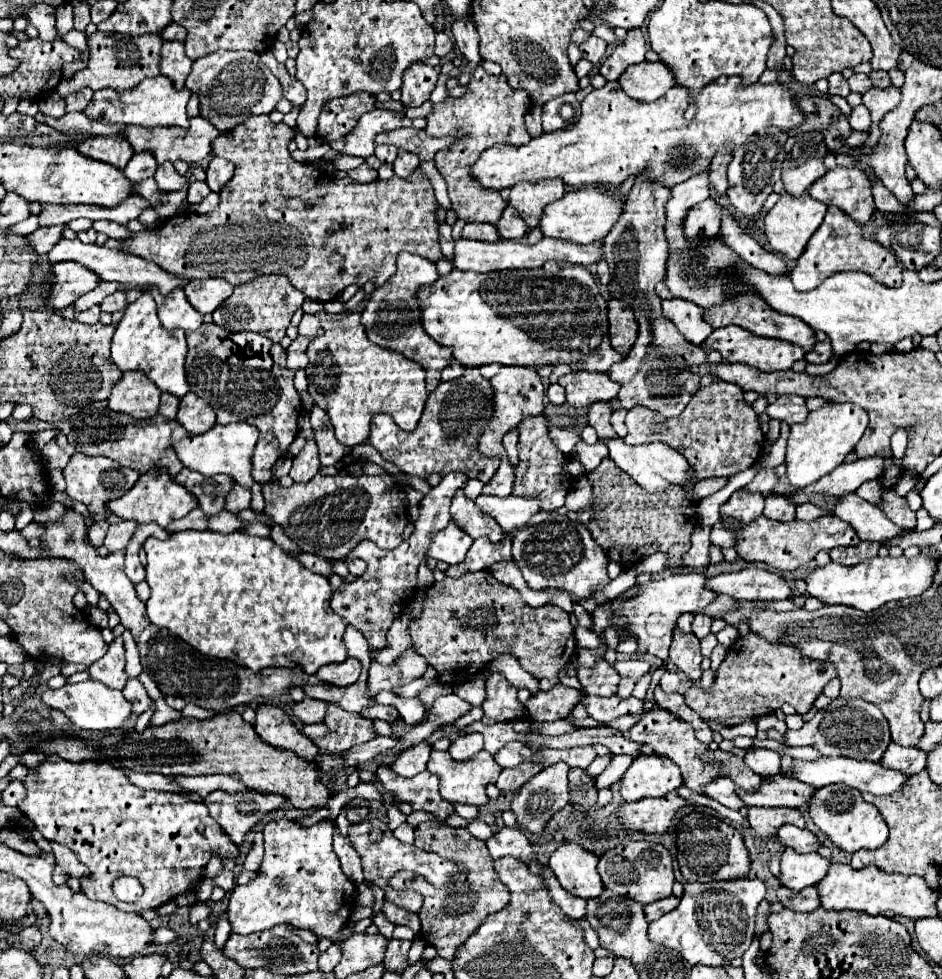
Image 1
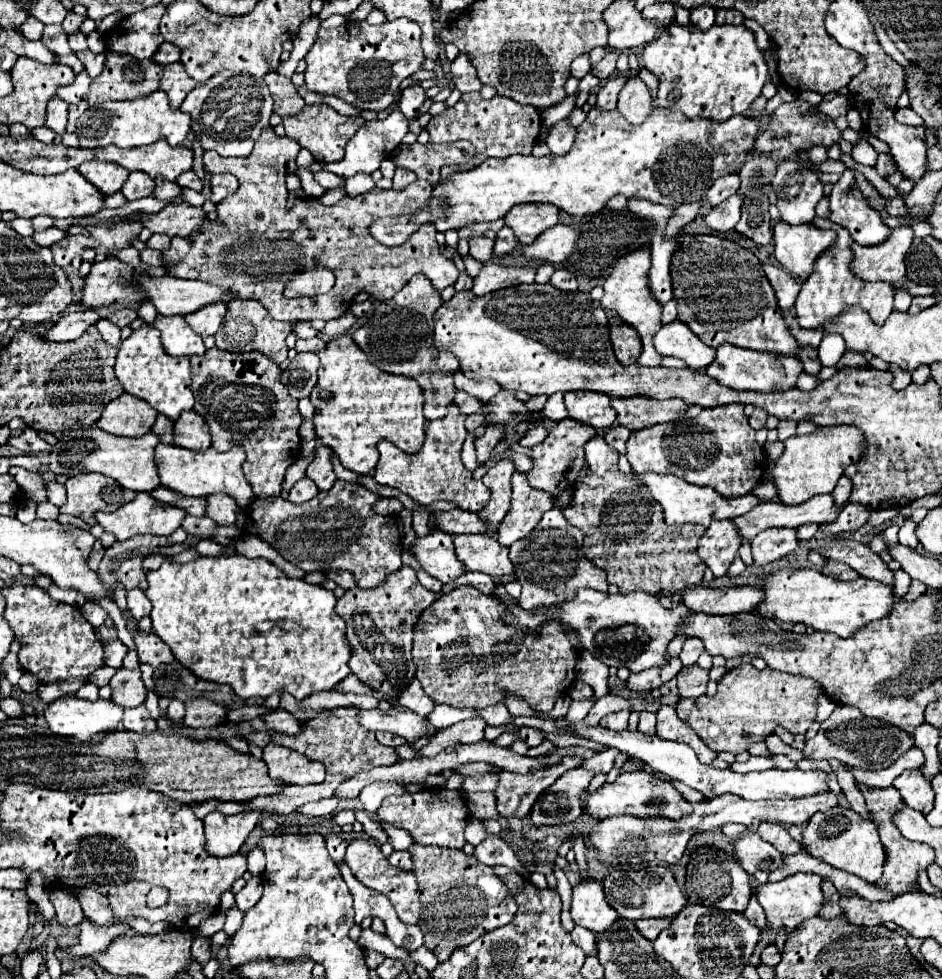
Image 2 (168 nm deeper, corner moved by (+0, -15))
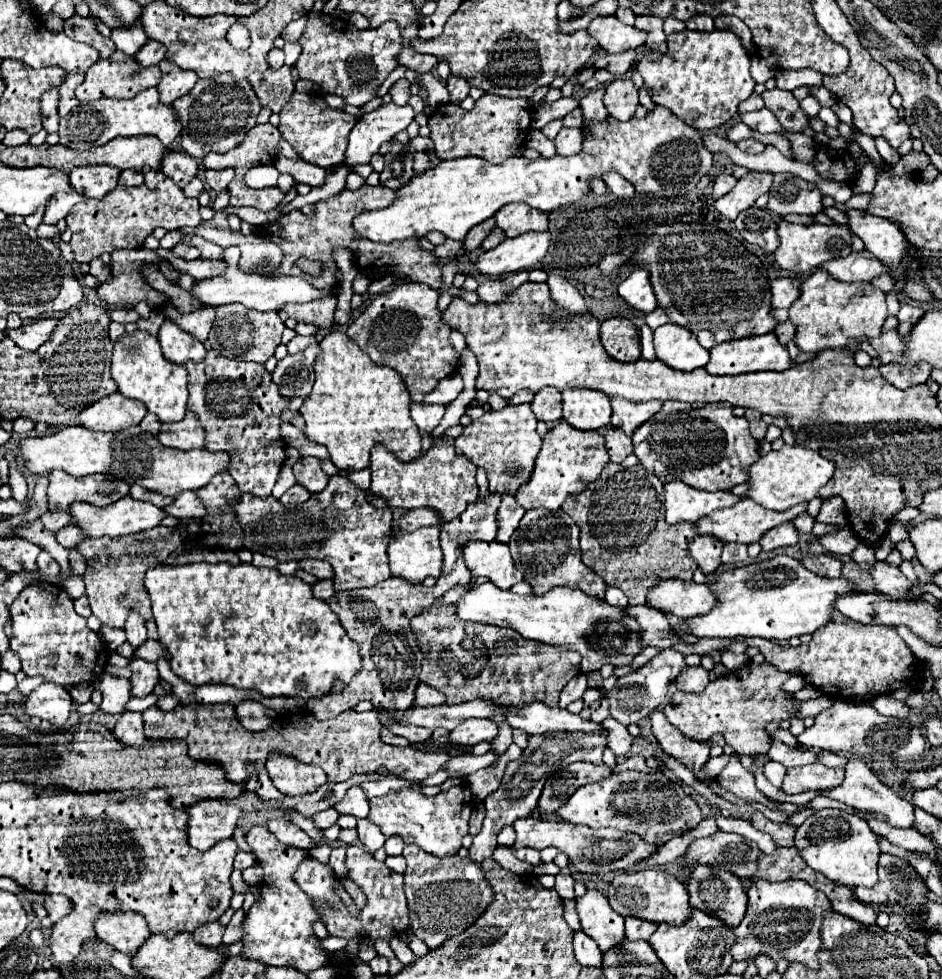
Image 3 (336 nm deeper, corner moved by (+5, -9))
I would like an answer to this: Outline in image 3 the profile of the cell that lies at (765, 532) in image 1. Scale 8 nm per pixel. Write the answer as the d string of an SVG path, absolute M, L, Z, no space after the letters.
M875 561L869 569L875 589L893 597L893 599L911 599L907 595L909 589L909 581L907 577L899 571L899 567L889 565L887 561Z

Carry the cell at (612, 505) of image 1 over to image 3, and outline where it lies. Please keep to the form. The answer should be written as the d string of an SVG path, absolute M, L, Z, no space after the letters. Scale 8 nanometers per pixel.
M609 461L603 467L597 481L591 481L579 495L569 495L561 507L581 529L583 563L591 567L597 575L601 575L607 585L619 587L627 595L629 605L645 603L647 593L665 579L689 581L697 569L697 563L693 563L693 557L689 555L689 543L697 535L697 525L695 523L667 525L661 487L663 487L661 481L655 475L647 473L643 465L627 469L623 465Z

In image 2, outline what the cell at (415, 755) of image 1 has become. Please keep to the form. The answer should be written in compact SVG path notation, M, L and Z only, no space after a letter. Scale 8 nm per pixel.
M388 781L388 783L370 783L366 785L362 791L360 791L360 801L362 801L362 807L364 811L368 813L376 813L380 803L388 797L388 795L402 795L406 789L404 783L394 783L394 781Z

